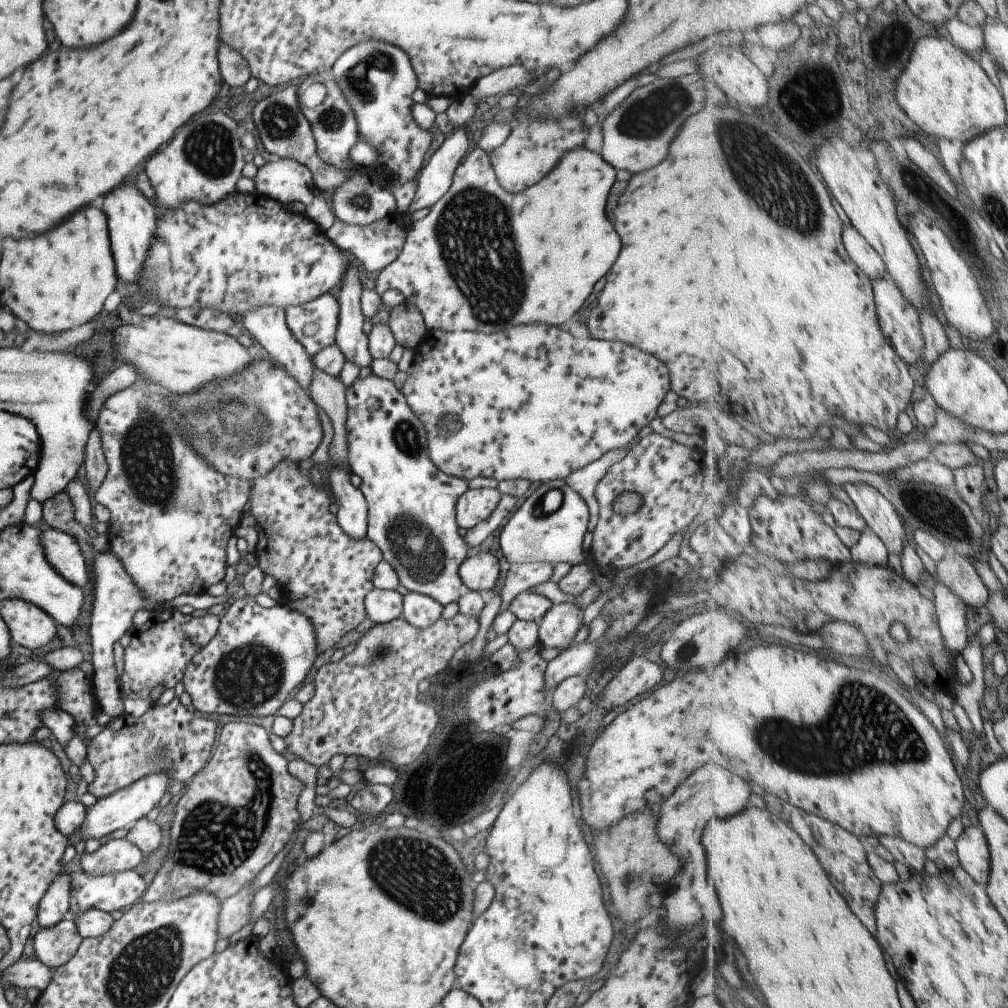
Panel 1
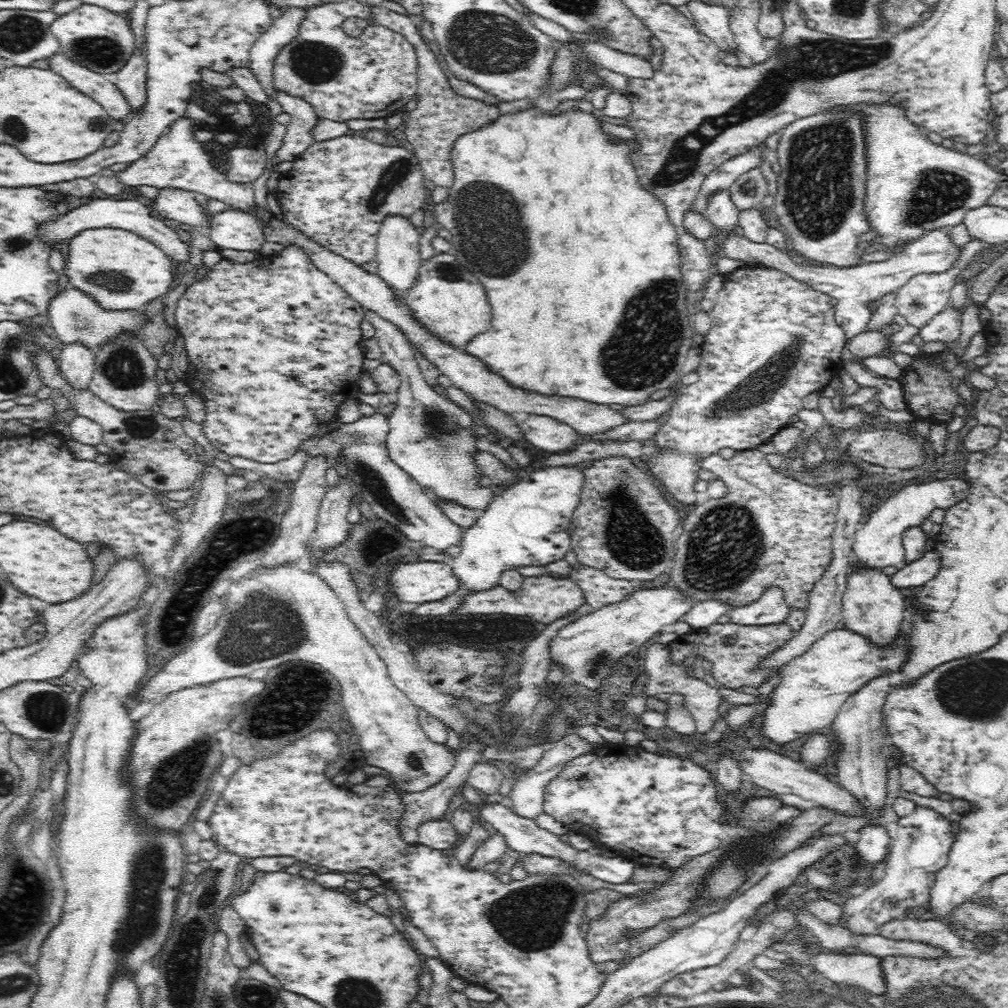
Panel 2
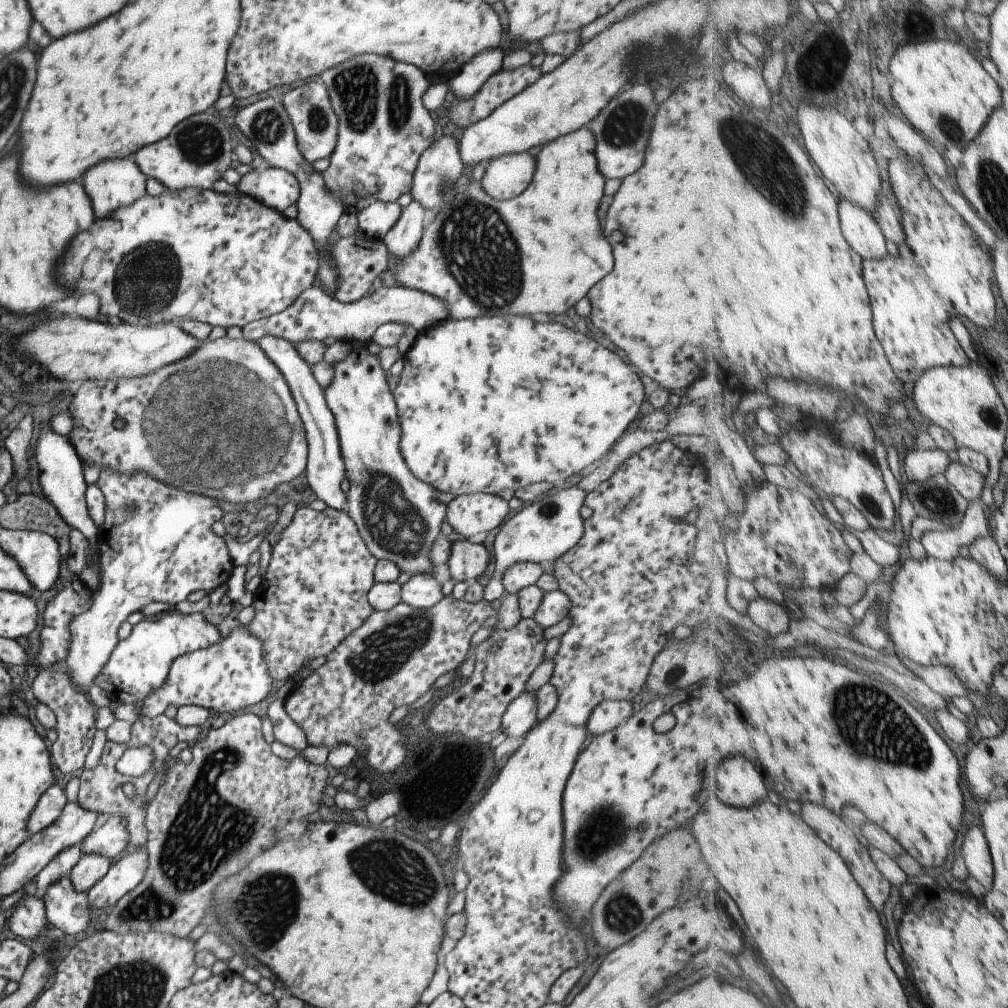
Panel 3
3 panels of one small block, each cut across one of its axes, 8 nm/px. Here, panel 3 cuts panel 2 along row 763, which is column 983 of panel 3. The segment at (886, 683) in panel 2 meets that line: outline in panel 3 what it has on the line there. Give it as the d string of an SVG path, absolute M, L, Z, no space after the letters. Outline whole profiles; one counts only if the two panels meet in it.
M971 827L962 842L961 853L970 876L991 892L995 886L995 868L985 831Z

